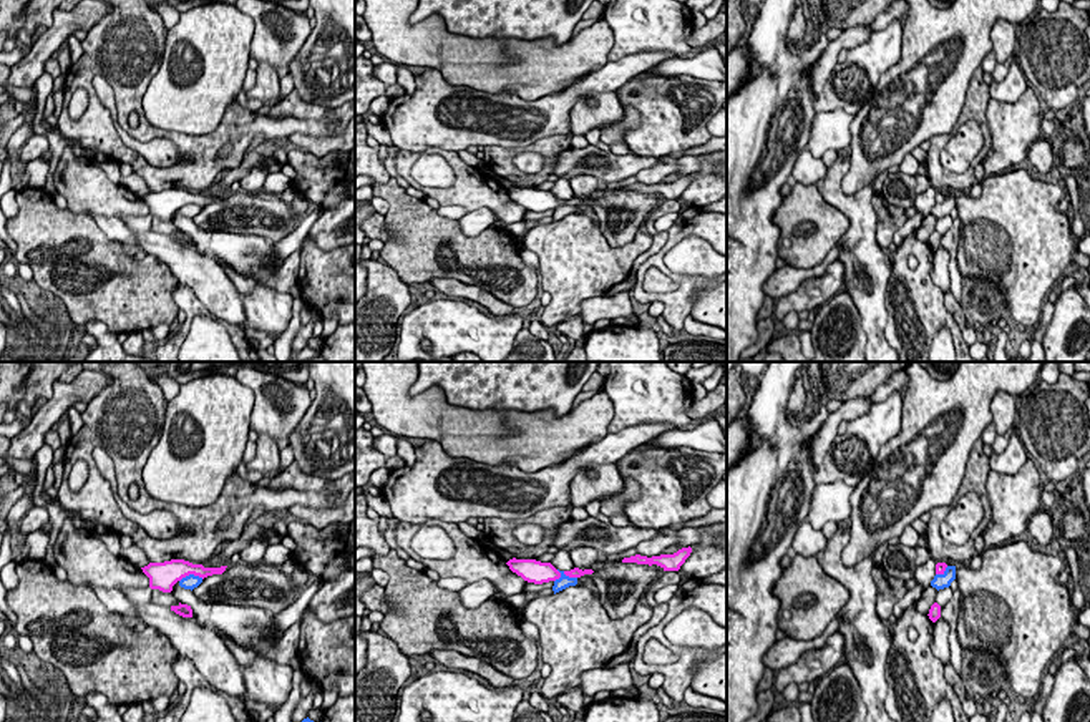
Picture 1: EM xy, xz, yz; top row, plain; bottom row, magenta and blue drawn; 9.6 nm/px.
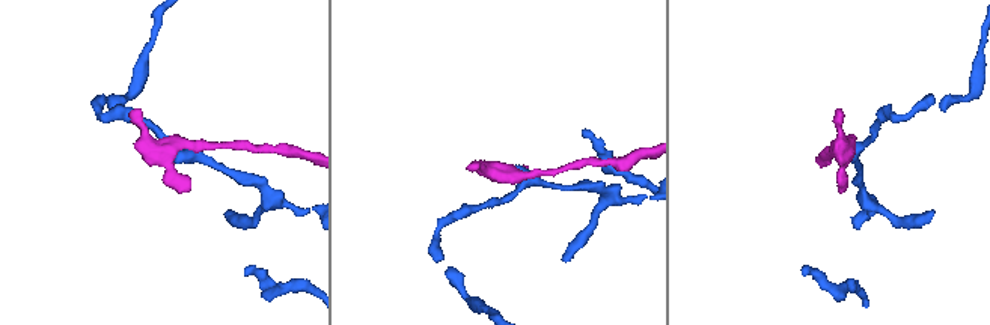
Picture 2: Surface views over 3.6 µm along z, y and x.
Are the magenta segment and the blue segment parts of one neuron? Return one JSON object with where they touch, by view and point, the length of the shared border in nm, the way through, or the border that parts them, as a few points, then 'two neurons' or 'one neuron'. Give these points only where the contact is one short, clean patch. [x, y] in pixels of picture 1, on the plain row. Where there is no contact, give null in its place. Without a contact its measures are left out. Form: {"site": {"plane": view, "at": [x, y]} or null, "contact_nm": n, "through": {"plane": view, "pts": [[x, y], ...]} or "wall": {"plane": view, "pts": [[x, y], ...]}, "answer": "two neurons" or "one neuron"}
{"site": {"plane": "xz", "at": [564, 201]}, "contact_nm": 220, "wall": {"plane": "xz", "pts": [[576, 206], [563, 201], [554, 209]]}, "answer": "two neurons"}

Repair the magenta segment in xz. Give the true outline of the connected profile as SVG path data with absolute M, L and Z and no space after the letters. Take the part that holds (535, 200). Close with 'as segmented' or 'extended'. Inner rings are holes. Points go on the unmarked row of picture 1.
M513 186L506 193L513 201L521 204L524 209L534 211L534 212L549 211L561 206L561 201L551 191Z; as segmented

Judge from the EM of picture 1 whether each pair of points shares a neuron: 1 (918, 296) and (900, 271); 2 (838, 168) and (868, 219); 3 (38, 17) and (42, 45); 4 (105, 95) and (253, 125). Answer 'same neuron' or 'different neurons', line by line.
1: same neuron
2: same neuron
3: different neurons
4: different neurons

